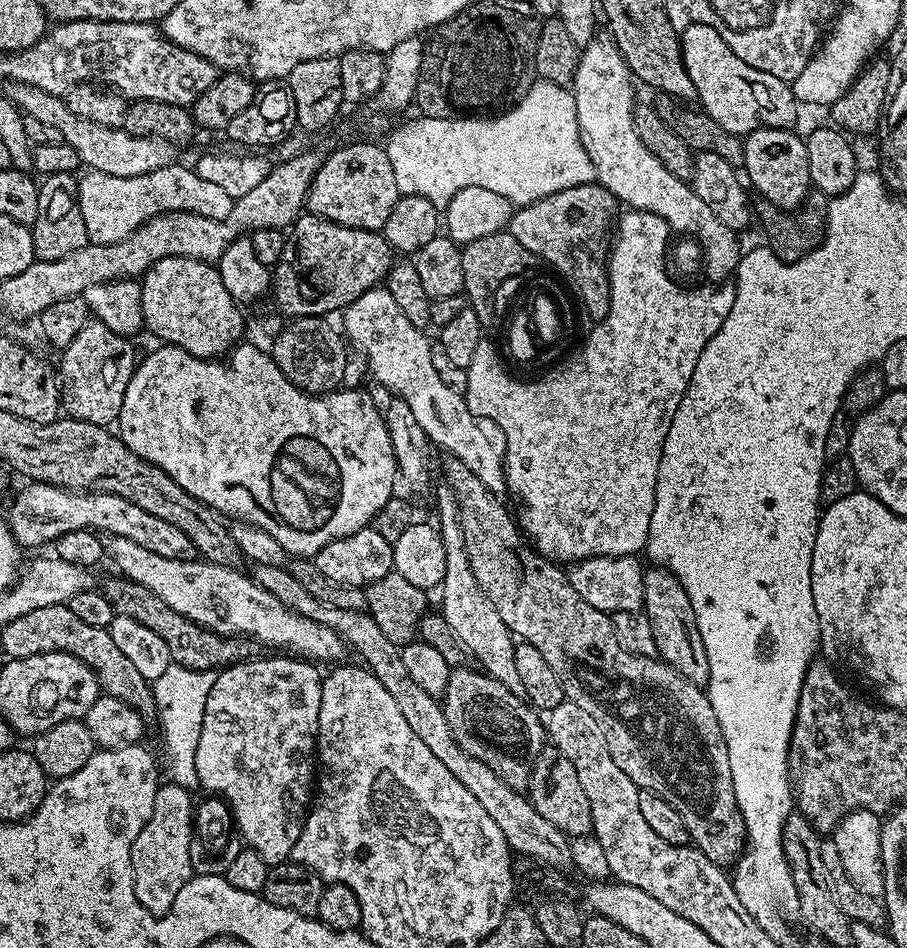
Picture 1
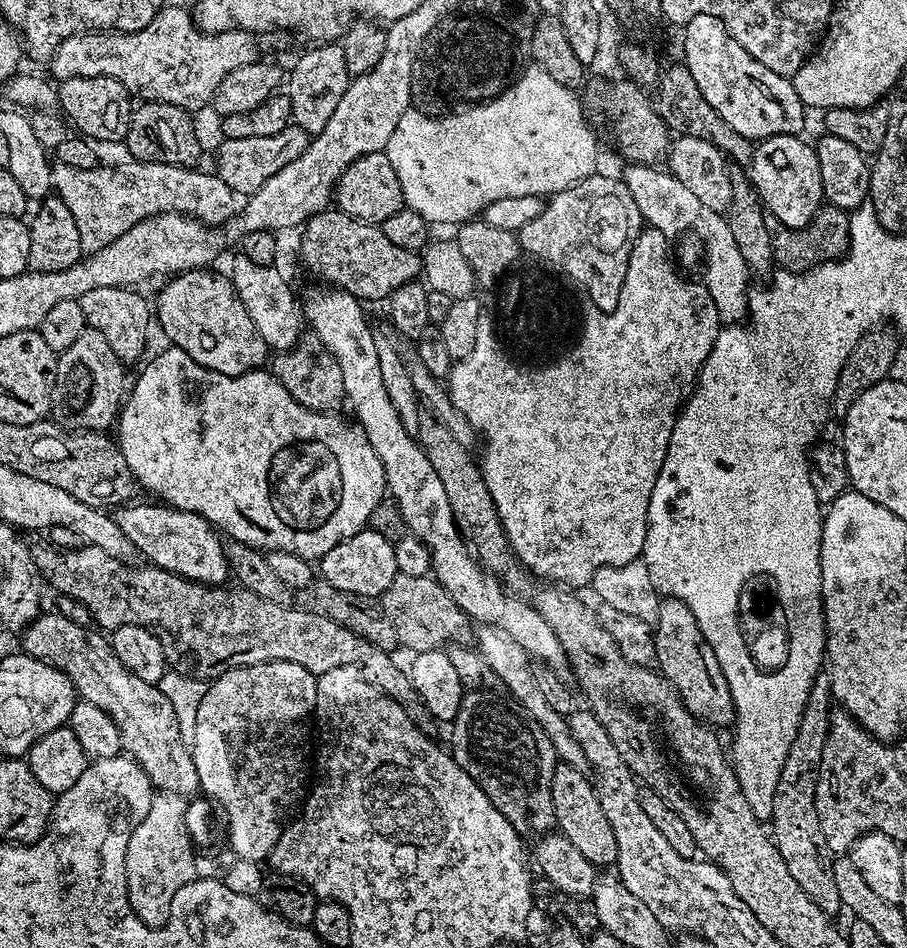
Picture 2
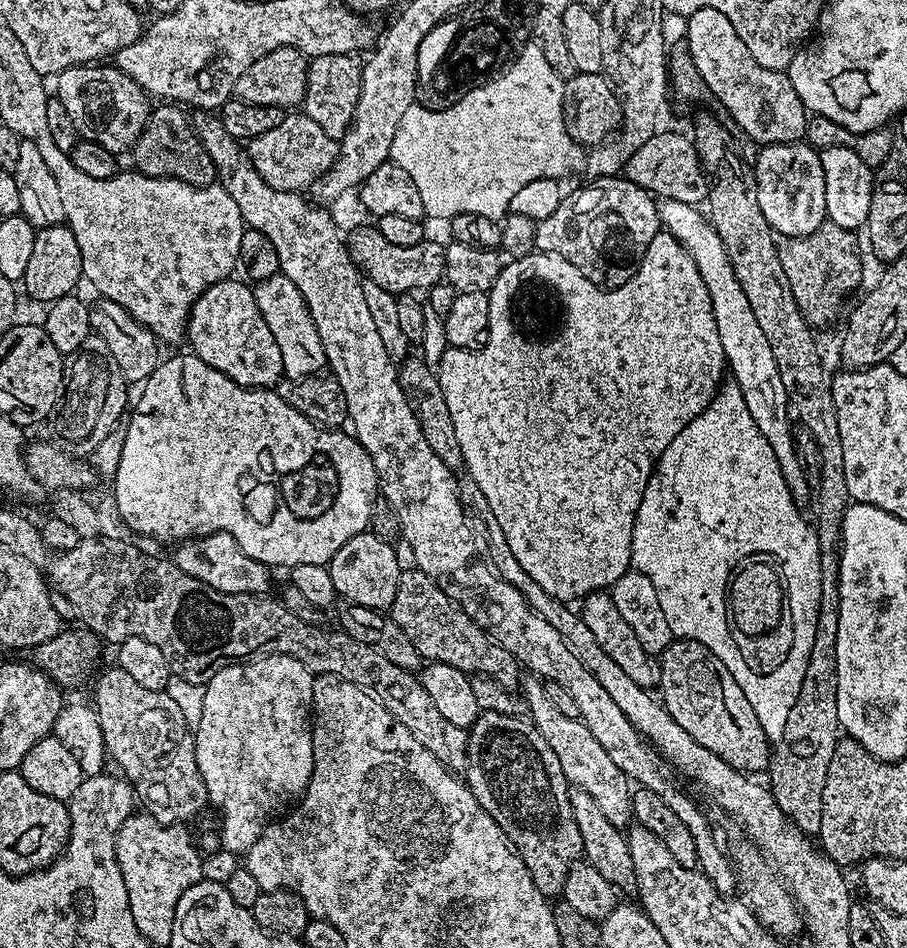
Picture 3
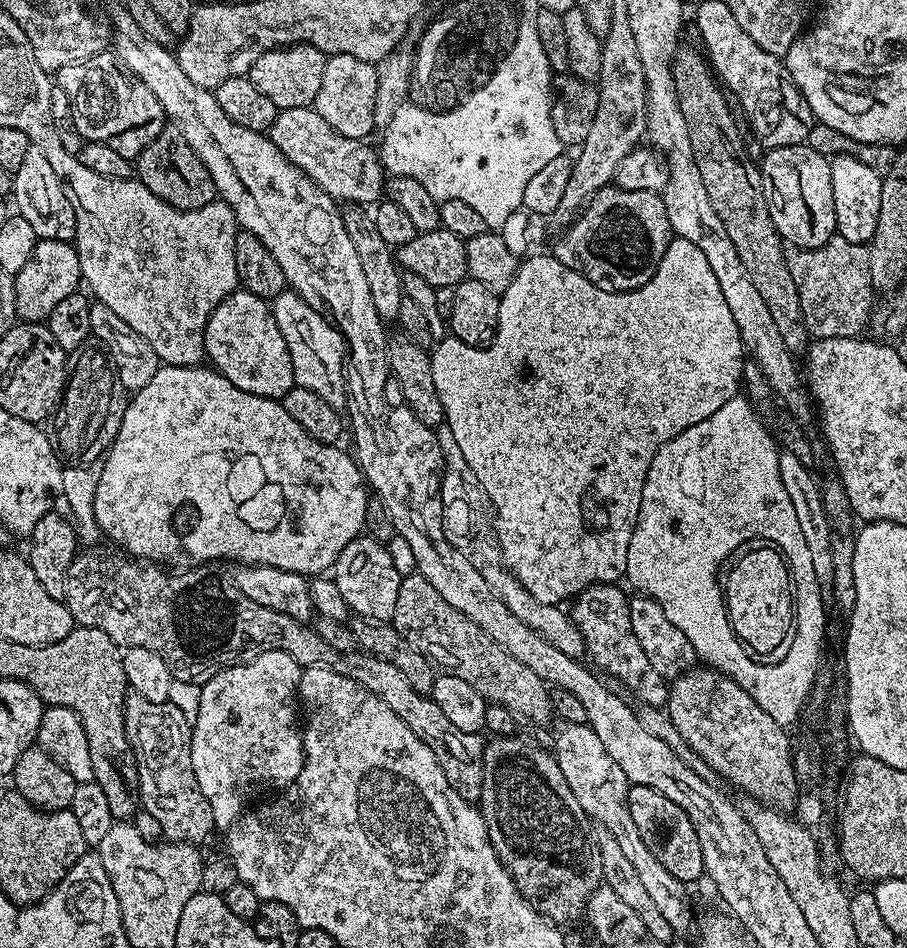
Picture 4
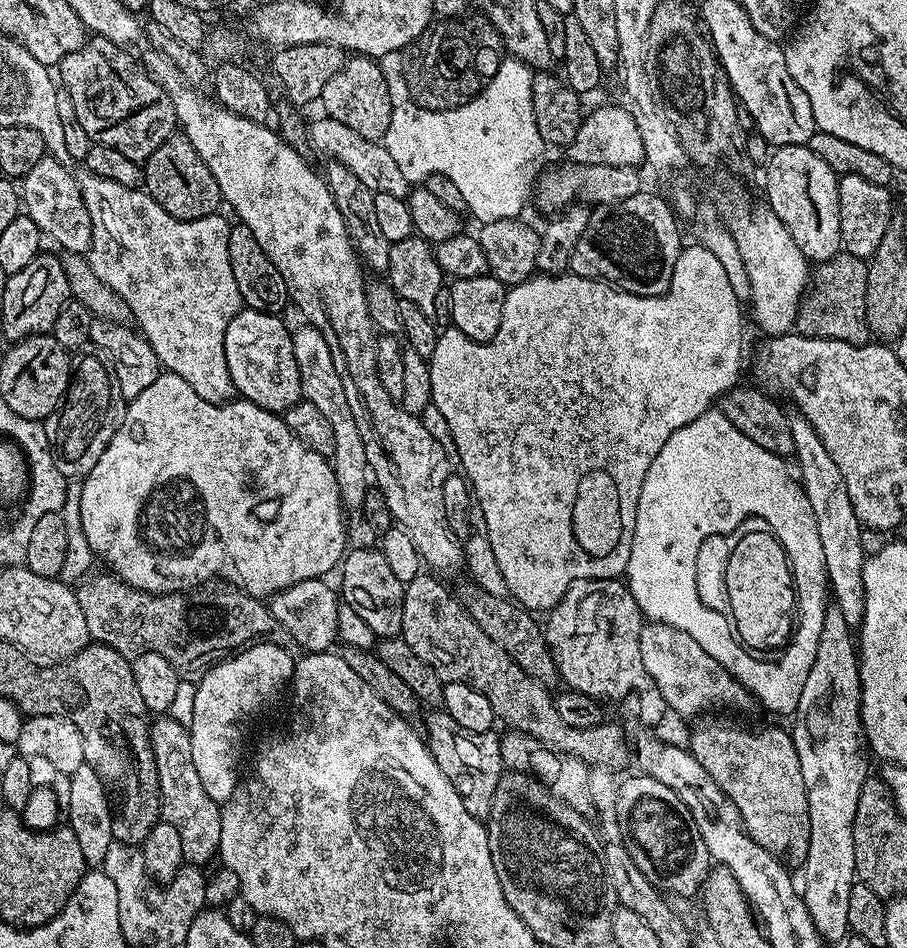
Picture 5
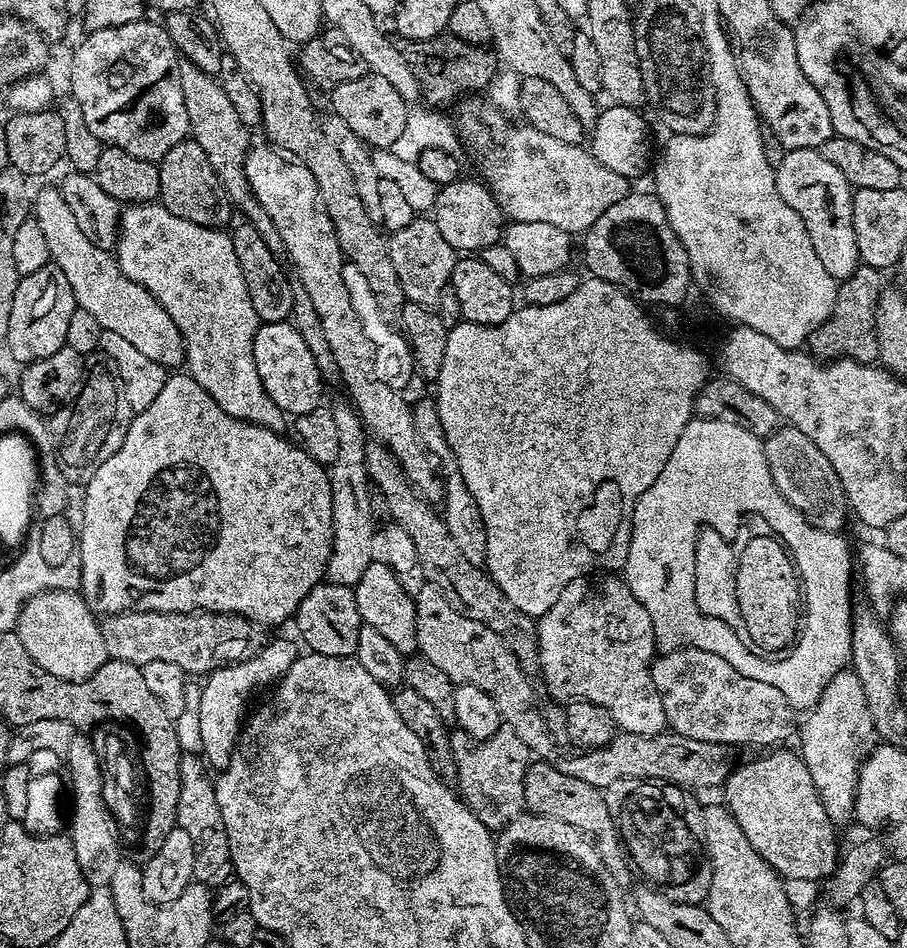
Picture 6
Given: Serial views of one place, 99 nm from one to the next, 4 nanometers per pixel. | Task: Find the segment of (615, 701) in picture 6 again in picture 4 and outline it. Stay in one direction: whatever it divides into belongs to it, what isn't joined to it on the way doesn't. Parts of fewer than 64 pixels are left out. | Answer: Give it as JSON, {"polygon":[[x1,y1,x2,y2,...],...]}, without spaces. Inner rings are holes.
{"polygon":[[593,584,575,597,574,619,584,636,587,655,592,655,591,663,597,669,605,668,614,679,621,680,641,700,641,705,663,709,668,702,670,684,662,674,658,674,658,670,654,670,654,666,650,666,650,658,646,658,642,651,642,642,638,642,630,626,628,601,629,597,624,596,616,584]]}

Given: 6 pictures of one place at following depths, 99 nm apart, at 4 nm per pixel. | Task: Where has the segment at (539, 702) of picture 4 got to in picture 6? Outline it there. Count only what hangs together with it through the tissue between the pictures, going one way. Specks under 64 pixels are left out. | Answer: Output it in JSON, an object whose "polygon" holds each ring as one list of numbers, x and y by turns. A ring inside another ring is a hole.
{"polygon":[[427,582,421,583,421,585,421,588,415,589,414,592,416,630,418,632,416,646,419,655,434,662,434,666,438,666,438,670,444,671,446,678,450,678,453,684,478,686,478,690,482,690,482,694,490,694,494,706,498,706,501,721,507,727,512,728,514,734,518,734,518,738,522,738,522,742,526,742,529,753,537,761,553,765,562,774,566,774,570,778,579,778,581,782,590,782,590,786,601,790,607,790,610,786,614,786,614,782,623,780,655,780,665,784,679,784,685,790,696,790,692,788,719,789,727,780,728,775,732,773,733,768,737,767,738,759,736,760,735,754,732,753,735,751,729,745,698,742,694,738,677,736,671,730,665,730,659,736,643,736,617,731,615,738,600,748,577,751,575,753,577,756,560,756,561,745,557,744,556,739,552,737,552,729,546,726,543,711,539,707,535,708,528,701,530,678,520,668,514,654,507,649,502,638,494,634,492,630,488,630,486,626,482,626,481,623,474,622,473,619,460,614,444,596,442,590]]}

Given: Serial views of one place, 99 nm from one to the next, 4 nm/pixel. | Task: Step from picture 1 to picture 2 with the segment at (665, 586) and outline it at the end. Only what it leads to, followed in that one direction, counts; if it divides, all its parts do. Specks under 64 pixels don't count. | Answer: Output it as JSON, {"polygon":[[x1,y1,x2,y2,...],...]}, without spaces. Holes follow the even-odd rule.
{"polygon":[[661,599,654,635,655,667,664,679,671,682,672,689,680,695,680,701,684,703,686,710,690,710,692,716,709,725,731,725,736,715,736,707,732,704,726,674,722,674,722,666,718,666,718,658,710,642,706,642,702,630,698,630,698,622,694,622,694,614,690,614,690,608,681,600]]}

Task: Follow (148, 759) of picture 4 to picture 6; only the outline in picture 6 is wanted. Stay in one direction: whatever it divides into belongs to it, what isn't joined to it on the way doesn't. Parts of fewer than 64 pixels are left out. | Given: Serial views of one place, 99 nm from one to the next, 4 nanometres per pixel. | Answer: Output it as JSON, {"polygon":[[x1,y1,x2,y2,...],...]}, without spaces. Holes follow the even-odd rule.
{"polygon":[[196,754,180,757,180,789,176,807,176,826,190,834,194,846,193,881,197,884,219,886,229,879,230,842,226,838,226,822,222,822,222,810,218,810,216,785,205,761]]}

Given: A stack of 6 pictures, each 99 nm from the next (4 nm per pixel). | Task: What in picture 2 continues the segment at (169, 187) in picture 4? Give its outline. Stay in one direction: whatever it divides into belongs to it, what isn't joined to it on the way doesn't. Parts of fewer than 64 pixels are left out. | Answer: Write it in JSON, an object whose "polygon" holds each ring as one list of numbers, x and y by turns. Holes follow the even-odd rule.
{"polygon":[[149,100,141,103,133,111,128,127,126,145,133,161,141,160,151,164,169,164,179,168,191,168,199,165,200,136,196,133,193,113,187,108,170,106,166,102]]}

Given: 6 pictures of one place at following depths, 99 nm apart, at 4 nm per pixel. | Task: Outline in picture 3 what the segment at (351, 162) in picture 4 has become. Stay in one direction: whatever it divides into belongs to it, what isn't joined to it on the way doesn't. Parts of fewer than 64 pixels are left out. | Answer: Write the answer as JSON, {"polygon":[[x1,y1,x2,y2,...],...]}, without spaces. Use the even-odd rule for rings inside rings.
{"polygon":[[296,114,285,115,284,120,274,126,274,130,266,130,266,134,247,141,246,144,247,154,256,167,256,173,270,186,283,192,311,189,335,164,338,151,337,141,329,138,326,130,314,122,314,118,303,114,292,115]]}

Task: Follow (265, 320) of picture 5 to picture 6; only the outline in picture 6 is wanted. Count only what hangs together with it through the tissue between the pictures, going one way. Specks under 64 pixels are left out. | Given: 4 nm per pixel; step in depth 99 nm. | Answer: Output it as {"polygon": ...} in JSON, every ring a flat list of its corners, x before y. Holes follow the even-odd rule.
{"polygon":[[290,322,261,323,252,338,252,357,266,394,289,417,306,414,321,403,322,381,314,354,310,354,310,346,302,342,302,334]]}

